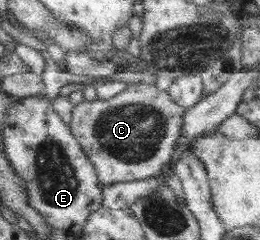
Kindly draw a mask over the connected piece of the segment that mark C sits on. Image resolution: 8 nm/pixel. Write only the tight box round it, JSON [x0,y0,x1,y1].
[70,82,186,186]

